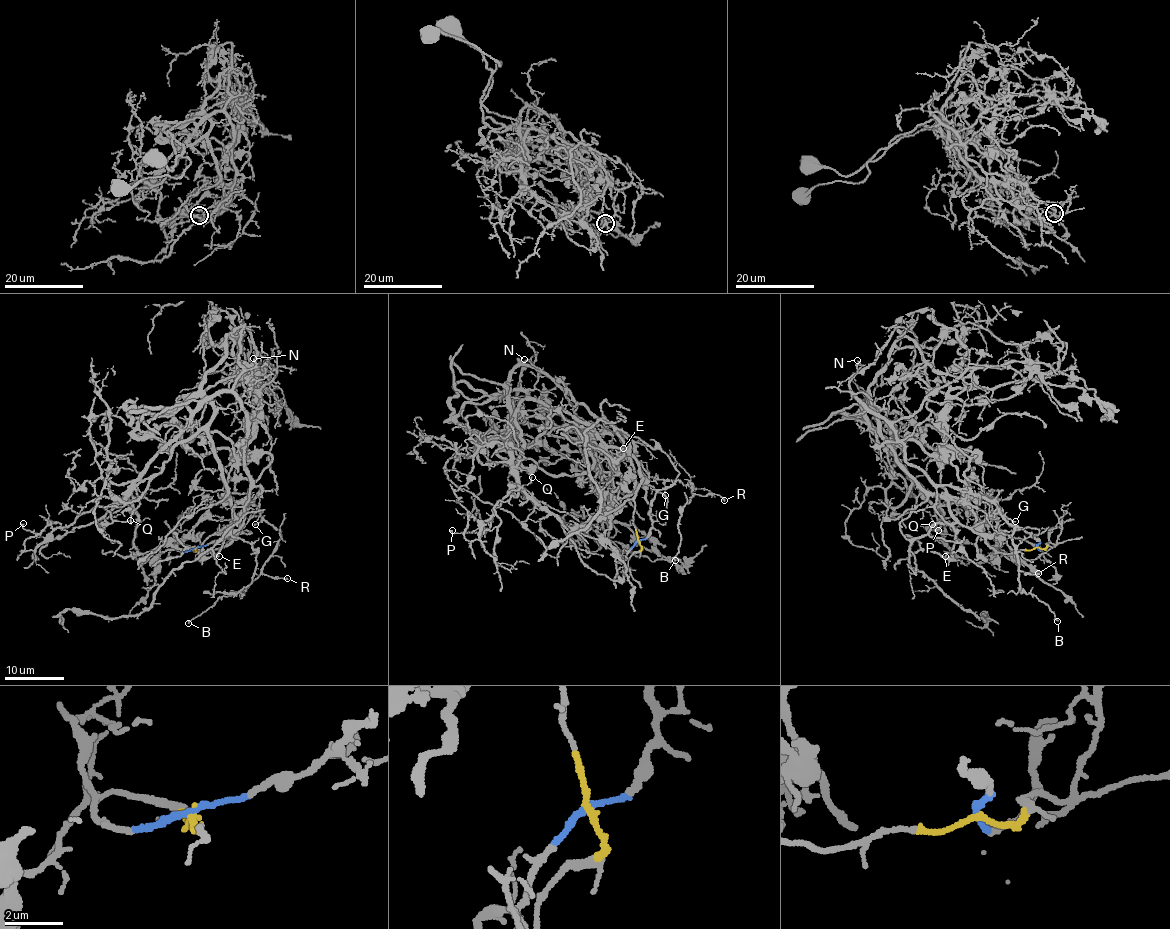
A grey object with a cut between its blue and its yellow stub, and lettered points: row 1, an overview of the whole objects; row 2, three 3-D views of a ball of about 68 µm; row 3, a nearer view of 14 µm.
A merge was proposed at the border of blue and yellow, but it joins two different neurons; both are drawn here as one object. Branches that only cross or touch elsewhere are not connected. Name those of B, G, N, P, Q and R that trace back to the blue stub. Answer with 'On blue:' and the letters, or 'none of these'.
On blue: B, G, N, R

